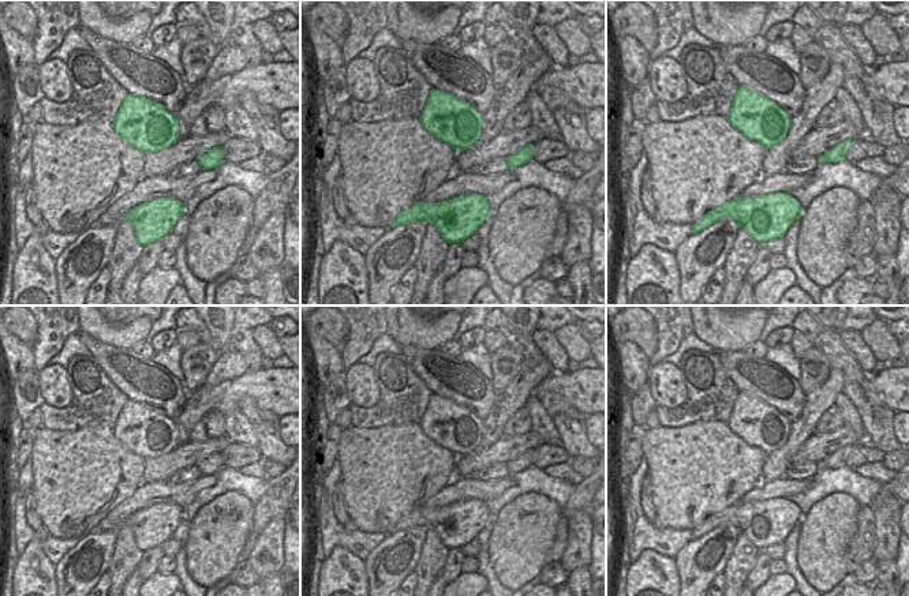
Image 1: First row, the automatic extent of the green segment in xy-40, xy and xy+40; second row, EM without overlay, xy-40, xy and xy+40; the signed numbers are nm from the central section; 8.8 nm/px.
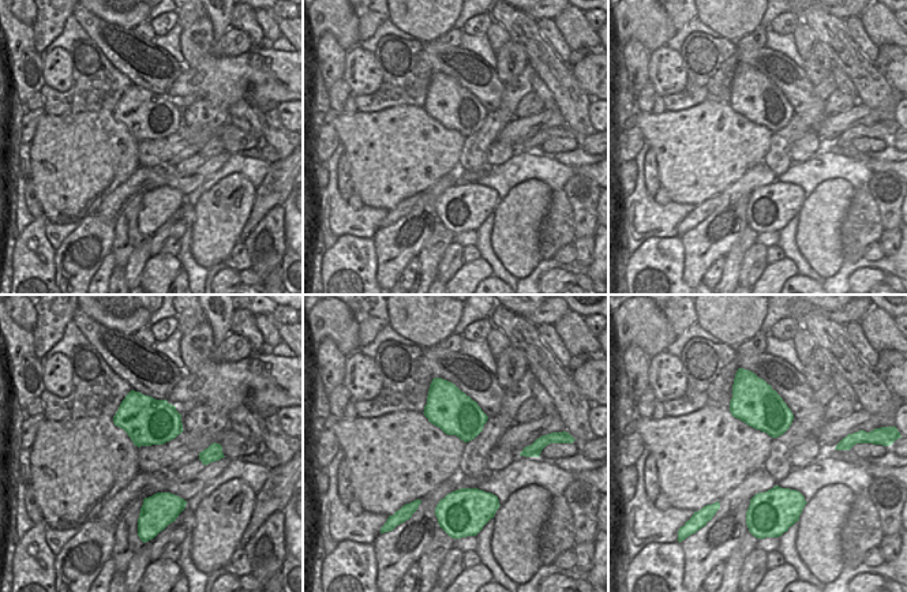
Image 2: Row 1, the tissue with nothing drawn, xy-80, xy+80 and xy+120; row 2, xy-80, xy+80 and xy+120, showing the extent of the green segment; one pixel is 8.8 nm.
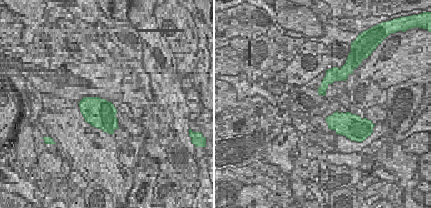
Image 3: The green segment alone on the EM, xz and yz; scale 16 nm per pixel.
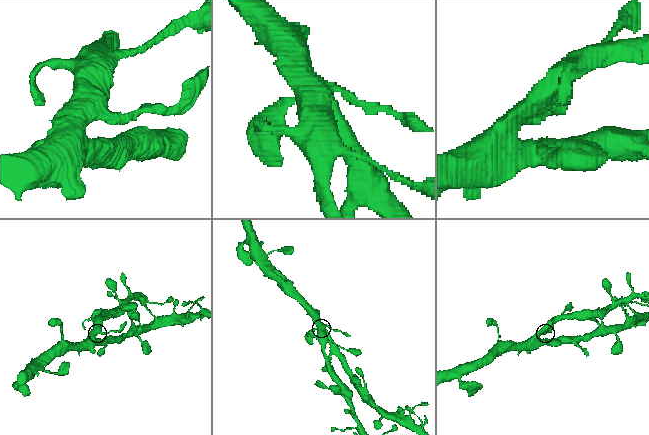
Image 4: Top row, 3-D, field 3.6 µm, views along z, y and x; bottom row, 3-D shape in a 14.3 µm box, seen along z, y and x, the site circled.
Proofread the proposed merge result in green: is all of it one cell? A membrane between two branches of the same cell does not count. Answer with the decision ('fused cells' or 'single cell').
single cell

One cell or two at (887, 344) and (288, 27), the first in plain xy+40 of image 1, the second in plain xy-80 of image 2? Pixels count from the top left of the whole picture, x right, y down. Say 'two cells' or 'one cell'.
two cells

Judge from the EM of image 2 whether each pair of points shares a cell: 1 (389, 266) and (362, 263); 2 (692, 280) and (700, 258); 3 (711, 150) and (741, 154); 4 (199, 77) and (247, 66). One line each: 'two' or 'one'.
1: two
2: one
3: one
4: one

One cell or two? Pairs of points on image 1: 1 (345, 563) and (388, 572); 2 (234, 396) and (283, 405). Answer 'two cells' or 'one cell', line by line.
1: two cells
2: one cell

